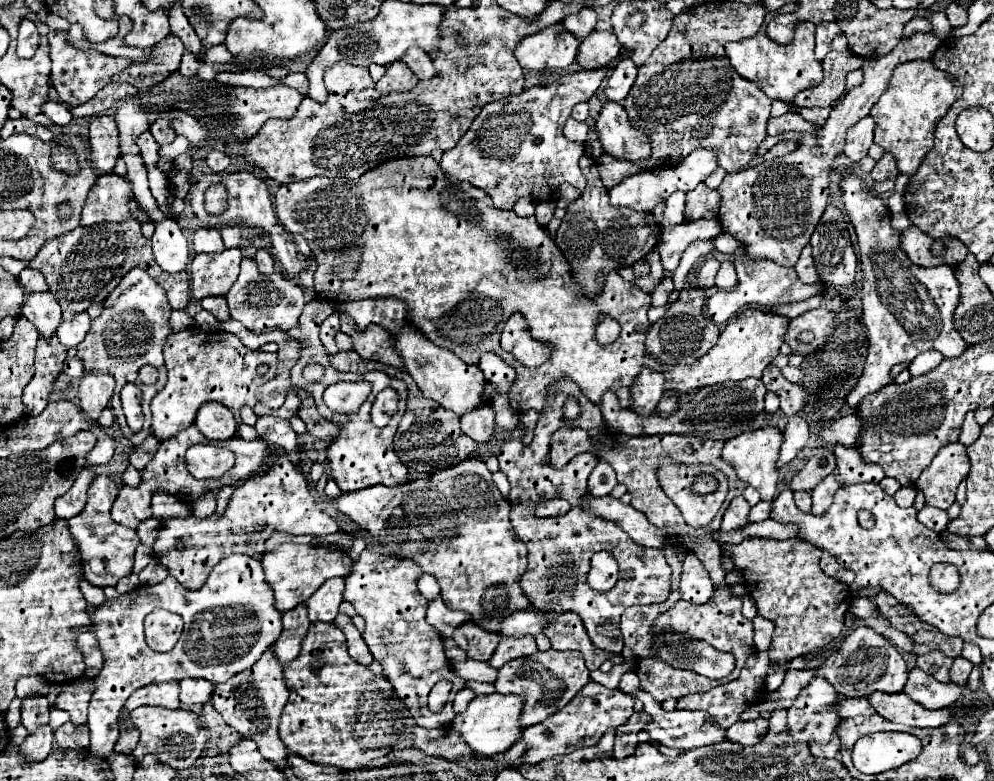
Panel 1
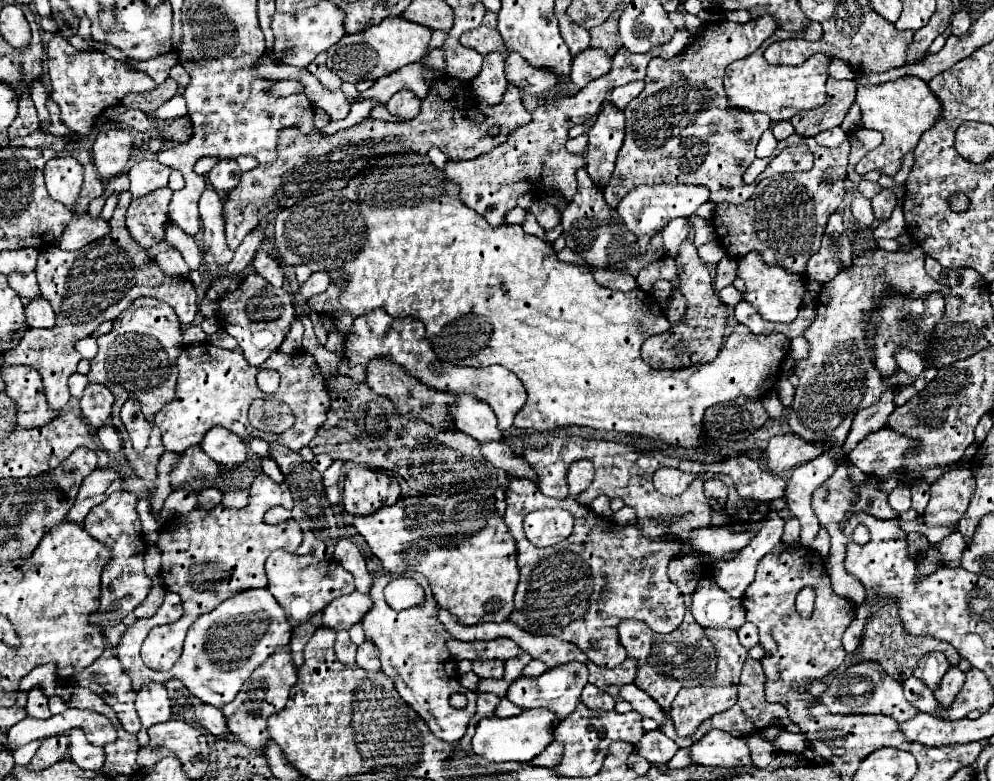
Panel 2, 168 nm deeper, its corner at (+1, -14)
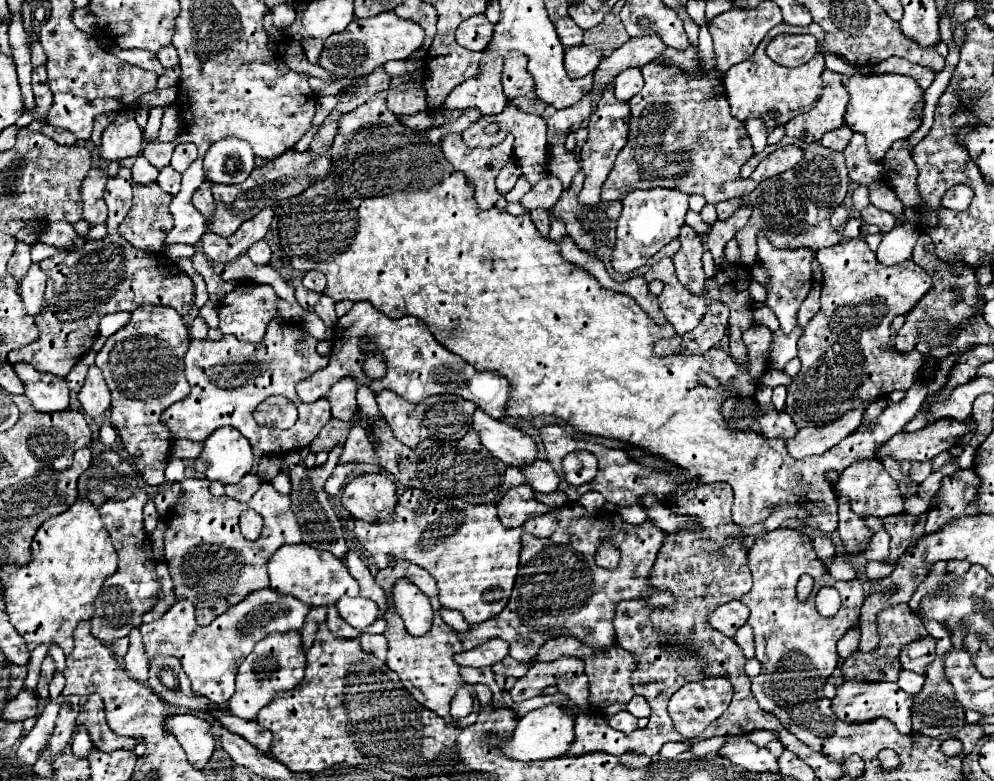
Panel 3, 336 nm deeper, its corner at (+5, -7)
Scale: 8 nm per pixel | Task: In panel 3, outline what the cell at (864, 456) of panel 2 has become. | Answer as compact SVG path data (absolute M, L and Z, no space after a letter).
M938 420L922 430L906 432L900 430L896 436L892 436L884 446L876 450L876 458L882 460L886 456L904 462L904 460L930 460L936 454L950 450L956 440L966 434L968 426L964 422L956 420Z

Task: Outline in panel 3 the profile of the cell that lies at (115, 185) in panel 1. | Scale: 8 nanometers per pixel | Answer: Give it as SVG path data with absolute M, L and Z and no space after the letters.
M56 222L56 224L48 224L42 234L40 234L40 242L60 248L60 250L68 250L76 240L78 240L78 232L74 230L72 224L68 222Z

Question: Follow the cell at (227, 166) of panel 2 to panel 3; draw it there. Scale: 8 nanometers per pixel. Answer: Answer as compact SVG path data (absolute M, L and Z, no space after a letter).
M222 138L214 142L204 156L204 172L210 182L240 184L254 168L254 152L240 138Z

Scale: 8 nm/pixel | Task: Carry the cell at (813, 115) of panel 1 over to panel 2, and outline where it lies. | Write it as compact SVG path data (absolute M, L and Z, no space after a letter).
M834 127L834 129L828 129L828 131L822 131L820 135L814 137L818 145L824 145L824 147L838 147L844 139L846 139L846 133L840 129L840 127Z

